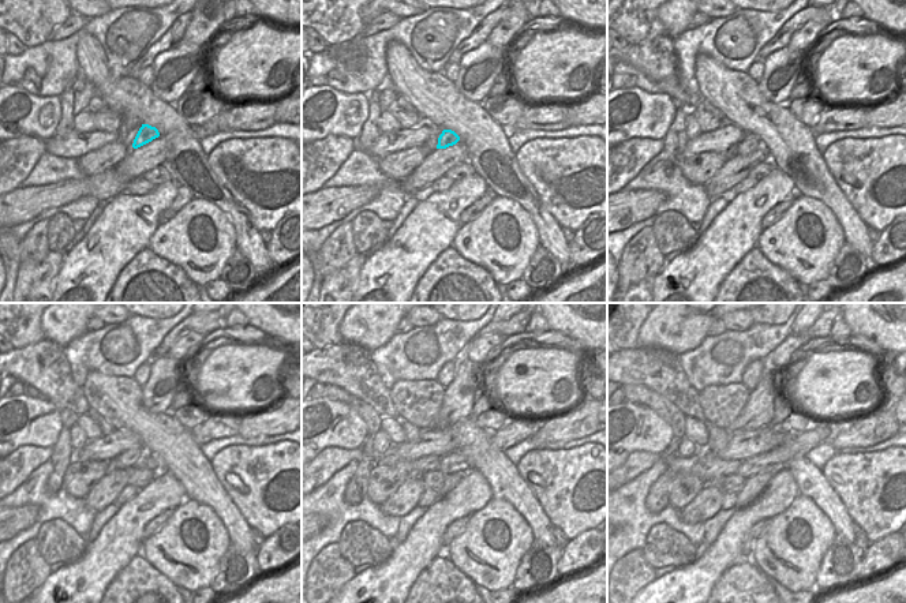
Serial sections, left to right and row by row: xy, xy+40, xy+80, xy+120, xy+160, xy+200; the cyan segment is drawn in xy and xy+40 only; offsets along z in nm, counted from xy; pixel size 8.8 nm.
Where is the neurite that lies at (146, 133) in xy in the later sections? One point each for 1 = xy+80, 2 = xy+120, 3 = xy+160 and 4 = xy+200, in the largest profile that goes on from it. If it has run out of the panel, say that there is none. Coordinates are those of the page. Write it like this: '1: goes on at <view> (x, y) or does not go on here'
1: goes on at xy+80 (751, 142)
2: goes on at xy+120 (126, 460)
3: goes on at xy+160 (430, 463)
4: goes on at xy+200 (706, 465)

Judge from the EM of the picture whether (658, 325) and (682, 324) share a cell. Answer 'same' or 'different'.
same

